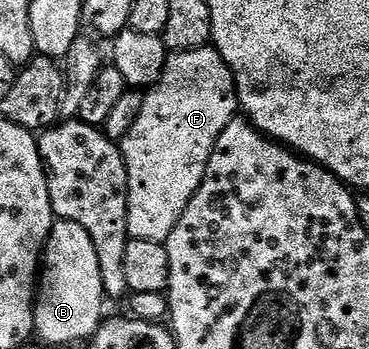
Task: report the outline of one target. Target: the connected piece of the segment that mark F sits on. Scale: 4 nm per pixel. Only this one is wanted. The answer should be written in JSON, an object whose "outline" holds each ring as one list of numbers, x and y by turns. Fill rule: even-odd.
{"outline":[[208,44,199,47,195,51,172,54,169,62,165,64,163,75,157,80,157,84,144,94,144,97,145,102,142,103,141,110,138,111,137,118,134,119,133,126,129,129,129,134,126,135,125,141,122,140,120,142,121,154,125,157,125,166,129,176,129,218,127,219,127,227,129,228,129,236,134,241,147,239,148,241,160,241,163,243,169,238,175,223,179,223,187,203,191,203,191,199,197,194,198,187,203,183,203,175,207,171,207,163,215,151,215,143,219,139,219,135,223,135,227,123,231,123,238,116,237,80,233,78,231,67,225,62,223,55,212,44]]}

